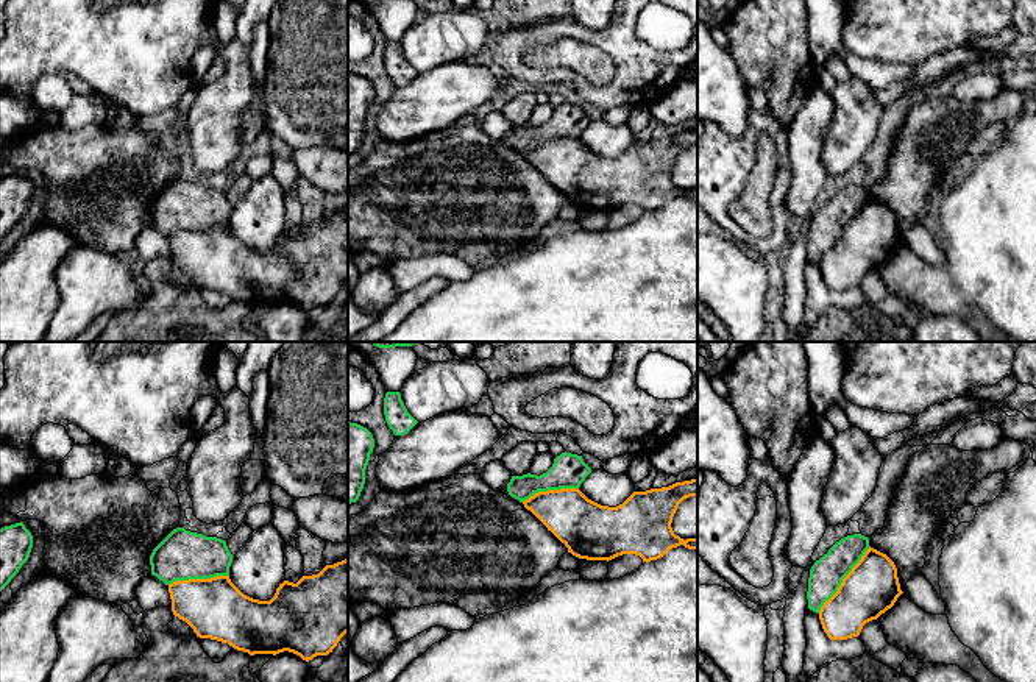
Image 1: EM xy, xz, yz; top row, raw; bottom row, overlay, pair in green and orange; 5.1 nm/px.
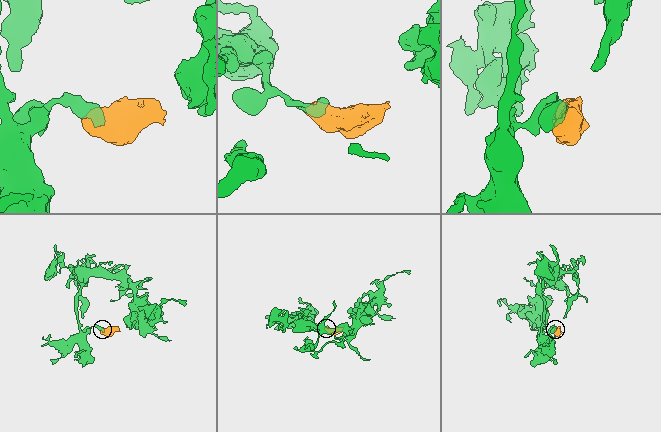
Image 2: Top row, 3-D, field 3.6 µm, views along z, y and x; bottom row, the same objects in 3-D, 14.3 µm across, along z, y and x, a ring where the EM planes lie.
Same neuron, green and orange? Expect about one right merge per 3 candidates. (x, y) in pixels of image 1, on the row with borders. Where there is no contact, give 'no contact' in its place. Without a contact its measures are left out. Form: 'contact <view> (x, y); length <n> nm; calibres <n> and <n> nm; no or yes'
contact yz (843, 578); length 440 nm; calibres 170 and 280 nm; no

